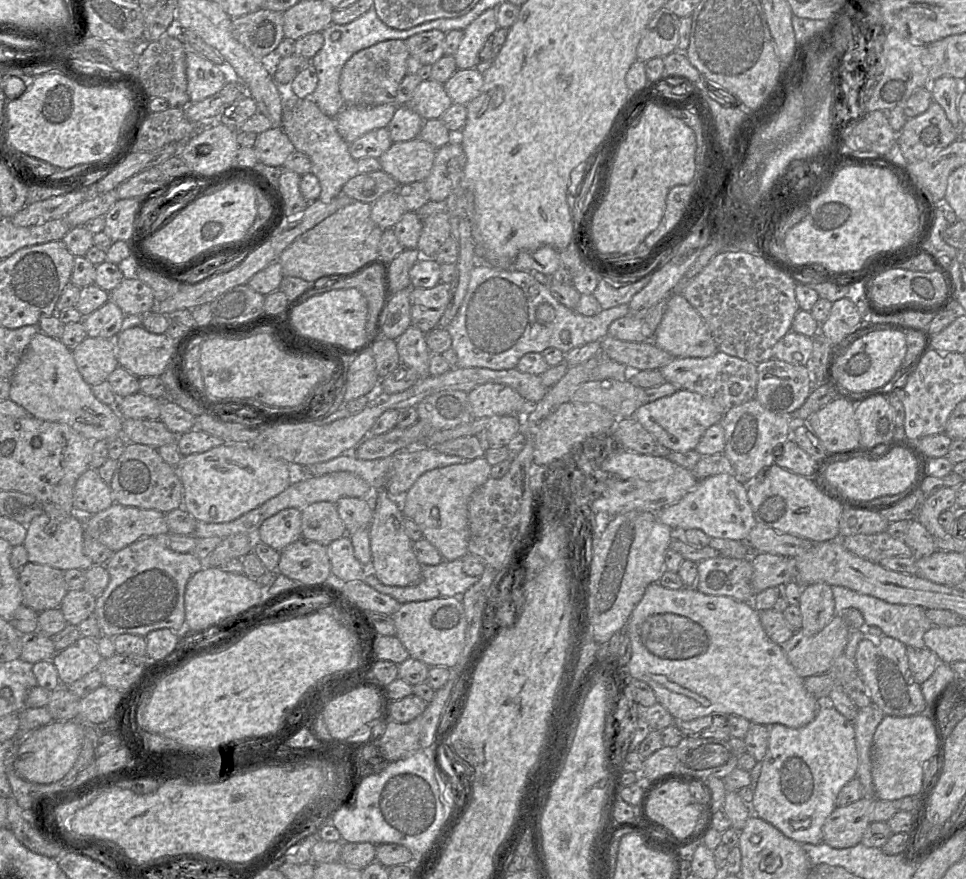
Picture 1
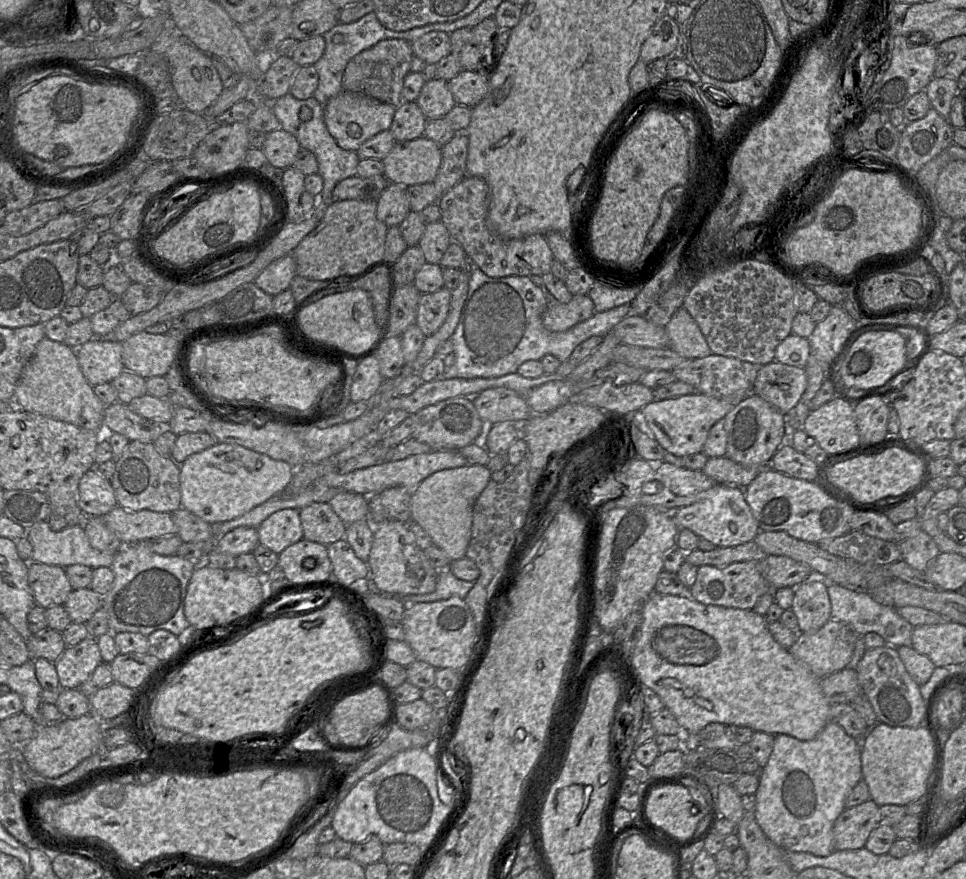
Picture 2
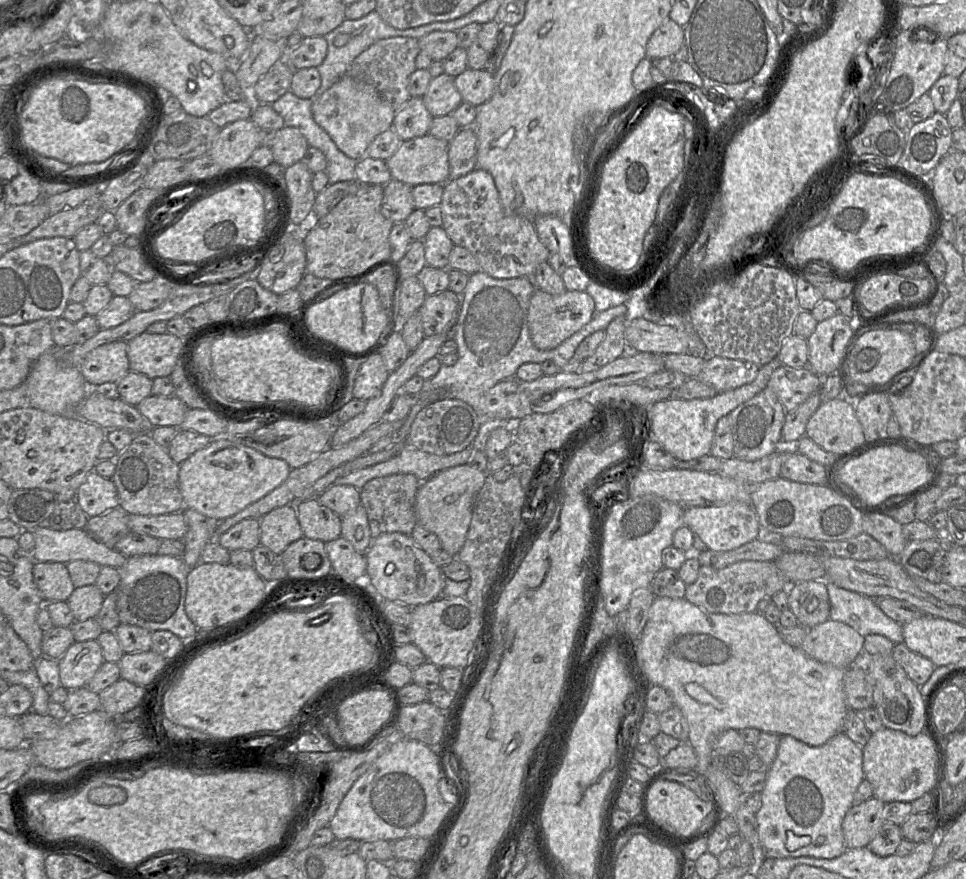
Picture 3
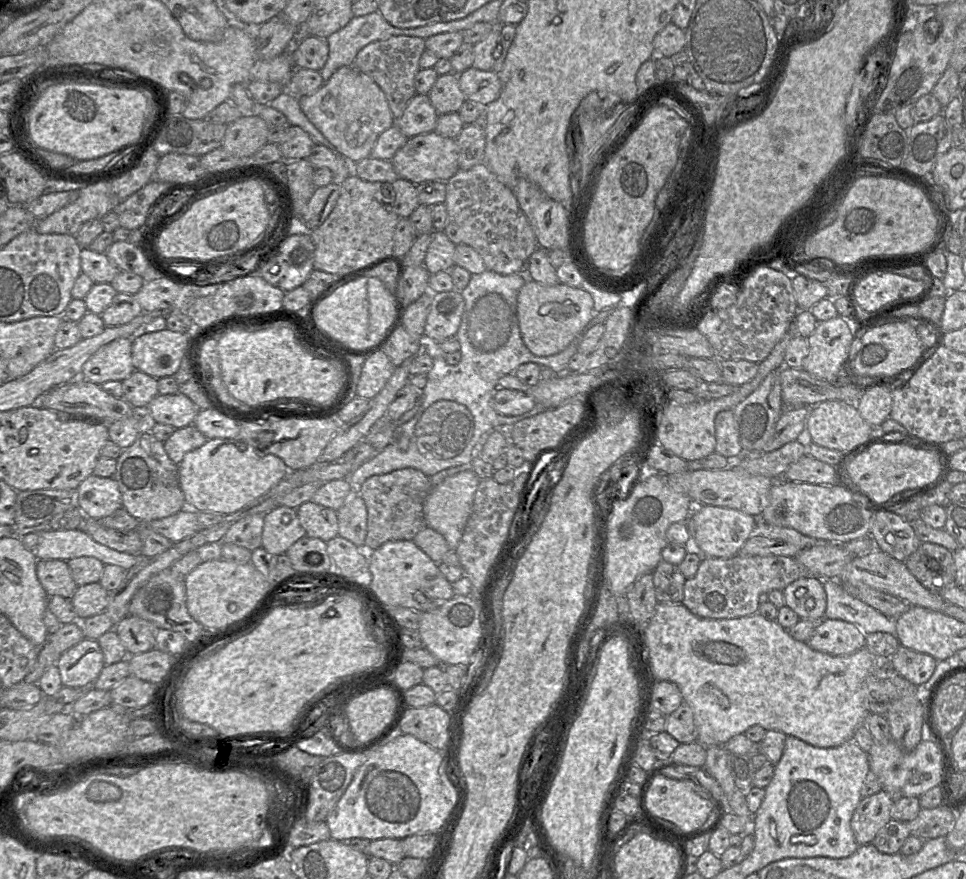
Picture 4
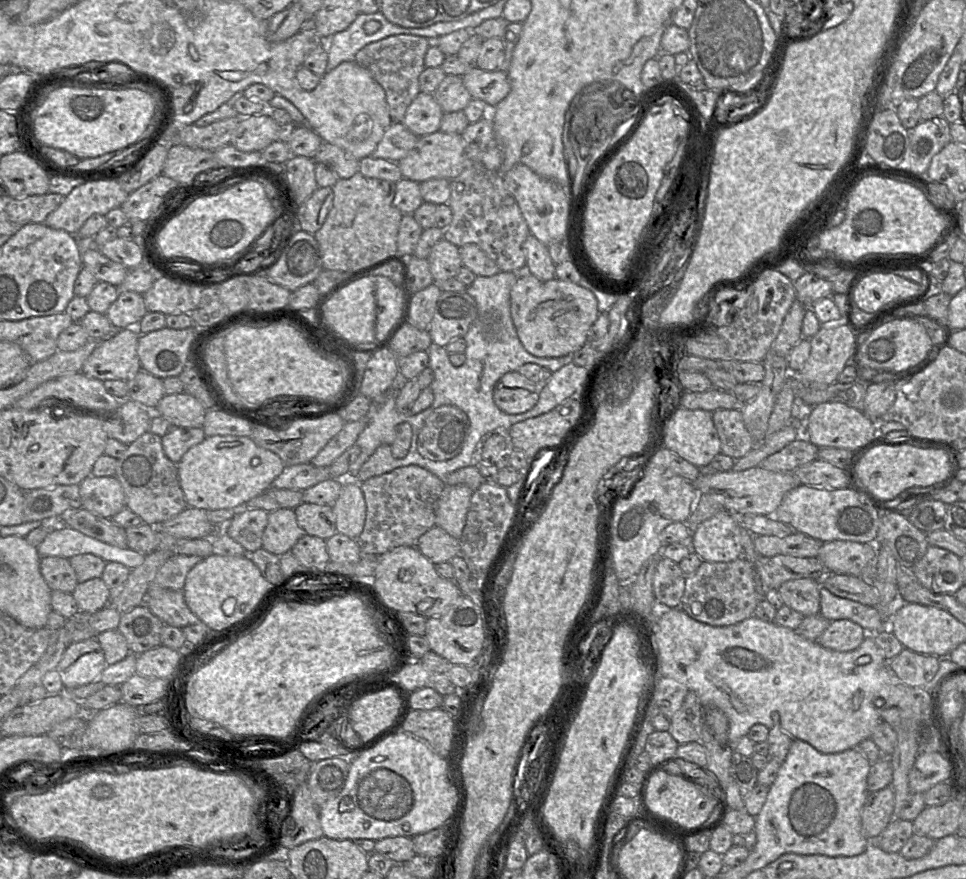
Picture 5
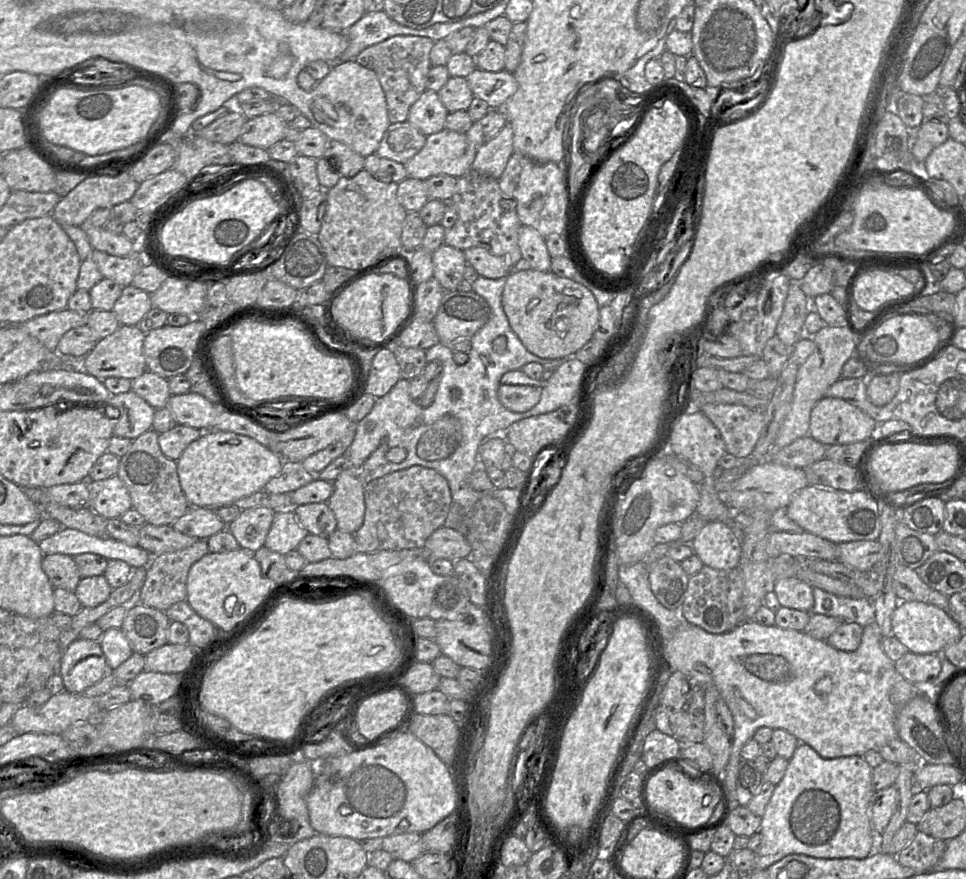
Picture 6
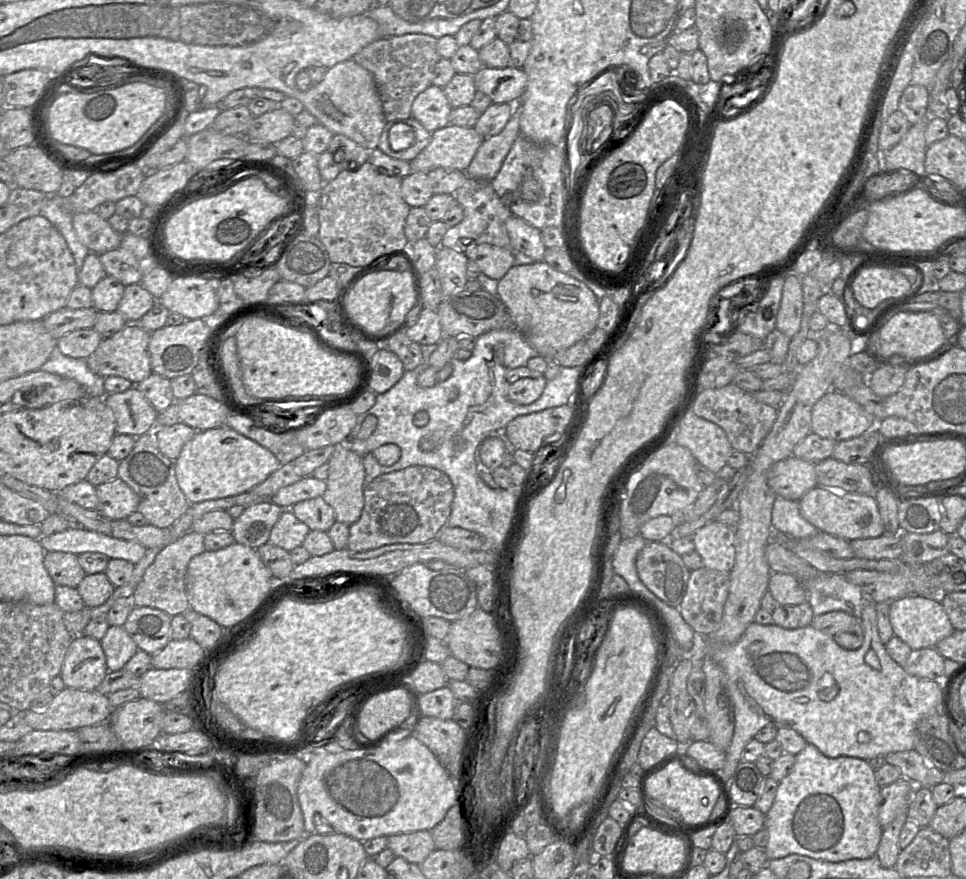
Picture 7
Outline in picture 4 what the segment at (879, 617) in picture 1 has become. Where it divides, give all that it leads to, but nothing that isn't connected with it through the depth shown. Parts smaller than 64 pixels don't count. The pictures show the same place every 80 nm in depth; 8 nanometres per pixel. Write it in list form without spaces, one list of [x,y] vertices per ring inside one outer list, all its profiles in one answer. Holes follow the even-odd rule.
[[[823,580],[823,585],[827,595],[824,618],[853,623],[866,635],[885,632],[896,636],[895,619],[850,595],[838,580]]]

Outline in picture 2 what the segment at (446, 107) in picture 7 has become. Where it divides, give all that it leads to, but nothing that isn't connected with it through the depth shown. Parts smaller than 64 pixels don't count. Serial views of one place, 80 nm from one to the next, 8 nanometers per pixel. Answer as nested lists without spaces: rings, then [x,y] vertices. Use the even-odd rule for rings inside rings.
[[[415,101],[402,102],[396,107],[390,131],[396,142],[411,141],[424,136],[427,120]]]

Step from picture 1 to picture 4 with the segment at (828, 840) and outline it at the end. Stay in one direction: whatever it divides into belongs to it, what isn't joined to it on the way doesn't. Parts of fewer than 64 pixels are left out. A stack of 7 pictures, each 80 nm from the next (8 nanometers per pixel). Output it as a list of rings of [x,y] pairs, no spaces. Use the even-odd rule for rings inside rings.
[[[884,790],[861,799],[851,819],[851,828],[859,846],[871,843],[891,820],[893,803],[894,798]]]

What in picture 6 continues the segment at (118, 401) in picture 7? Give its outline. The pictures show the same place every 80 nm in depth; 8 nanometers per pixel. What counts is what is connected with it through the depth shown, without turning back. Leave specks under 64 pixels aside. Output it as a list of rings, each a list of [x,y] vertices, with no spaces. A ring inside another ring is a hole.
[[[132,390],[111,394],[108,402],[103,404],[107,417],[115,419],[113,435],[131,440],[152,429],[155,413],[149,403]]]

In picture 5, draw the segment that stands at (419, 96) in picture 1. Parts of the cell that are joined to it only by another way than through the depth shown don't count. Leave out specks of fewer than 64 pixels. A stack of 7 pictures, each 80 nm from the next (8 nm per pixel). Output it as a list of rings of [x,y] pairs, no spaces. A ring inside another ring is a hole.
[[[446,75],[433,96],[444,113],[463,111],[472,99],[462,76]]]

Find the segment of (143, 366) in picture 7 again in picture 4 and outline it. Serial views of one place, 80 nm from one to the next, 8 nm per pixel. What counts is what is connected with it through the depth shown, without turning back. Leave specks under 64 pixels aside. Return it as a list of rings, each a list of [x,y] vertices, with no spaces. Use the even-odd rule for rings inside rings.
[[[120,337],[101,346],[82,366],[80,379],[101,385],[107,381],[122,381],[135,370],[132,362],[132,337]]]

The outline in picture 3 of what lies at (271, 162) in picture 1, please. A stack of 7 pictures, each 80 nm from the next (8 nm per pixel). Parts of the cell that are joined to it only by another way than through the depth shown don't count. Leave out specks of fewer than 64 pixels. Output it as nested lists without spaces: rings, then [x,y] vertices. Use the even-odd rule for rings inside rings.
[[[285,126],[277,130],[271,150],[274,162],[287,168],[301,161],[308,148],[309,144],[299,129]]]

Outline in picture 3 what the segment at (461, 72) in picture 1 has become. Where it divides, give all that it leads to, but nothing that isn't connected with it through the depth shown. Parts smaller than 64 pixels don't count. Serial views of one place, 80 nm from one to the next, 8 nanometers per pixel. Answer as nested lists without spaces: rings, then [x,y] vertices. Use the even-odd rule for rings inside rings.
[[[467,68],[454,78],[454,84],[463,102],[477,107],[488,101],[494,92],[494,75],[486,69]]]

